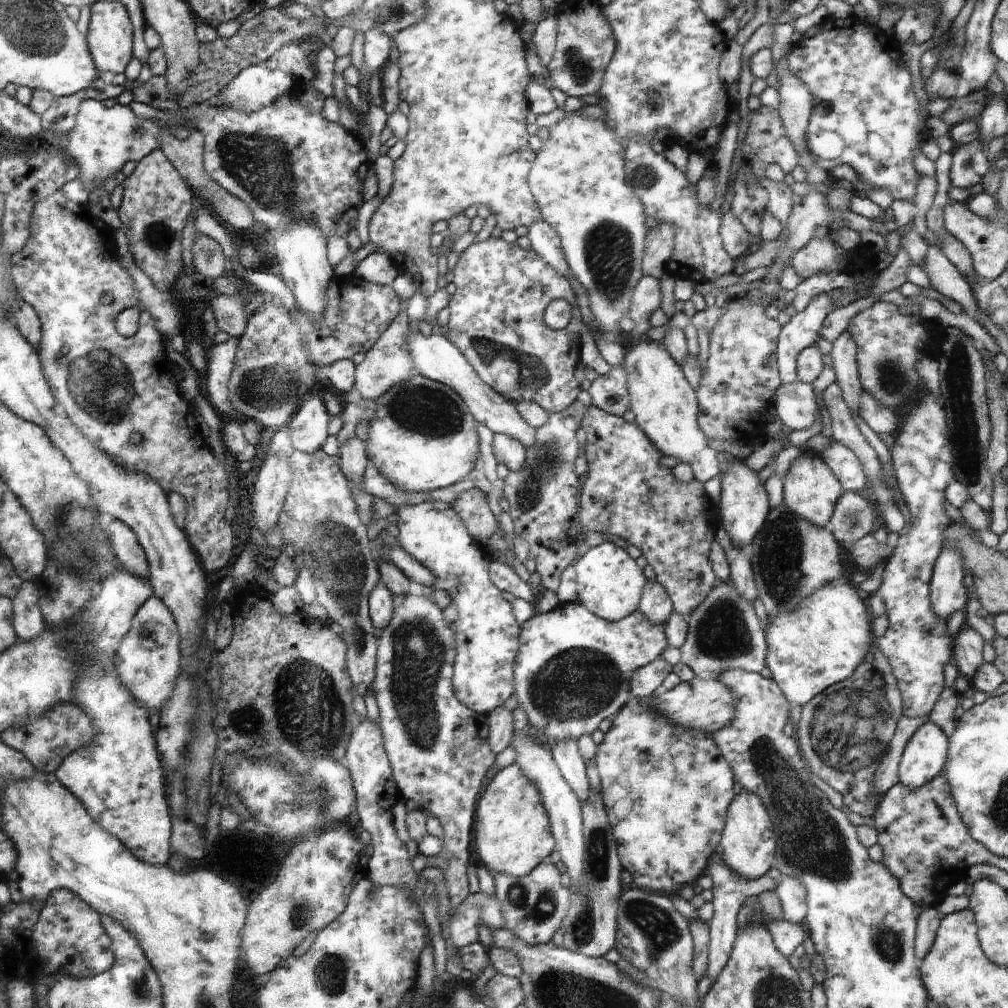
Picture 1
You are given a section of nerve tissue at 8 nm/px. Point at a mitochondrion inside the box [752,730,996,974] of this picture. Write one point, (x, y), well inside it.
(888, 943)

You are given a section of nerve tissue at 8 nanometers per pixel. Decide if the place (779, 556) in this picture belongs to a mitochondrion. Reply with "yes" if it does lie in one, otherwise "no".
yes

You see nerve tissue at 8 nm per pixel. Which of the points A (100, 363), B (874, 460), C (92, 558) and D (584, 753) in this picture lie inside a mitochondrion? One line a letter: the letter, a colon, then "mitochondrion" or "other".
A: mitochondrion
B: other
C: mitochondrion
D: other

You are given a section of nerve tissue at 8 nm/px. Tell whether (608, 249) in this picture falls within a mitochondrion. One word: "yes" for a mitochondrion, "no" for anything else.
yes

